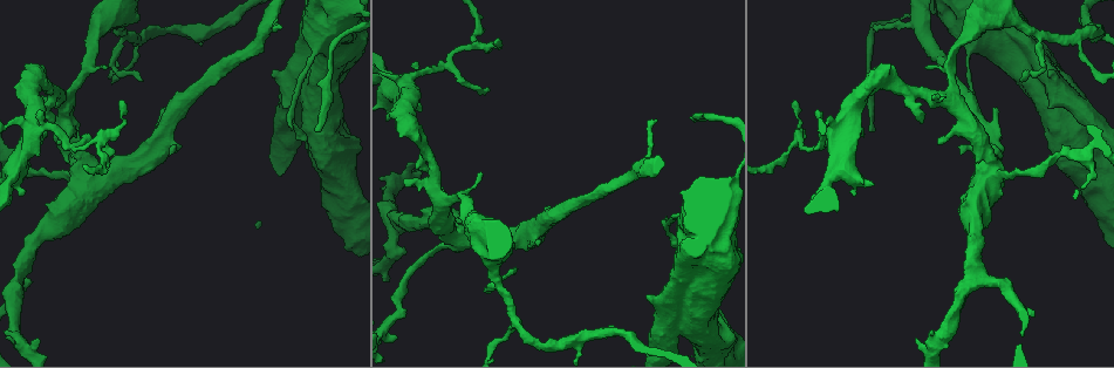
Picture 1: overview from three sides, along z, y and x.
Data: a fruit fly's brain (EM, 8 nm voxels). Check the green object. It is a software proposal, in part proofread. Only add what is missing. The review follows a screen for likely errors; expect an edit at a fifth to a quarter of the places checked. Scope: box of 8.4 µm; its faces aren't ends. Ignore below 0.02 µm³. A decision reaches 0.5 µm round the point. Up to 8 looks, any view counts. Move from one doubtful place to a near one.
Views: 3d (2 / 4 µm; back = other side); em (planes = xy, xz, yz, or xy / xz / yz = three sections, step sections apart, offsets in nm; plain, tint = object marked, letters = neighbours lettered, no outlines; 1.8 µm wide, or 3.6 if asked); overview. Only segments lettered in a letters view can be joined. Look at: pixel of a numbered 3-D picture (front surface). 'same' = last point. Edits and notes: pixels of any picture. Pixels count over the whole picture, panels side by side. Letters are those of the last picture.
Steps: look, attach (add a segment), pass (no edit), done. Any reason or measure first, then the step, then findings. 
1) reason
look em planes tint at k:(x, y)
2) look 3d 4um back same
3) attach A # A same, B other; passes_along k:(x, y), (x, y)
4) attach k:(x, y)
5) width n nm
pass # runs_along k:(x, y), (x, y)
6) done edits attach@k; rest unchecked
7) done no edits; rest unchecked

look 3d 4um back at 1:(925, 67)

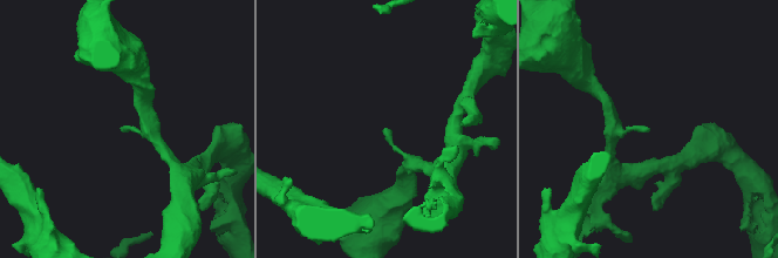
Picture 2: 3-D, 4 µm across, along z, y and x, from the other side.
look em planes plain at 2:(649, 129)

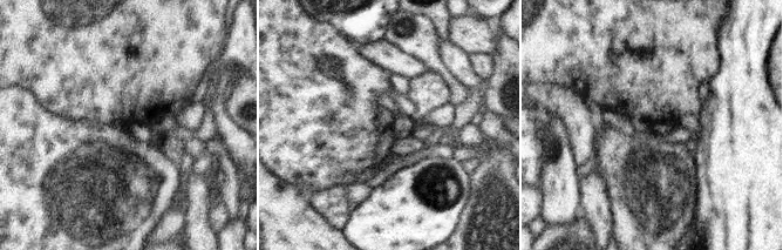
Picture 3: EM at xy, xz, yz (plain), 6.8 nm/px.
look em planes letters same

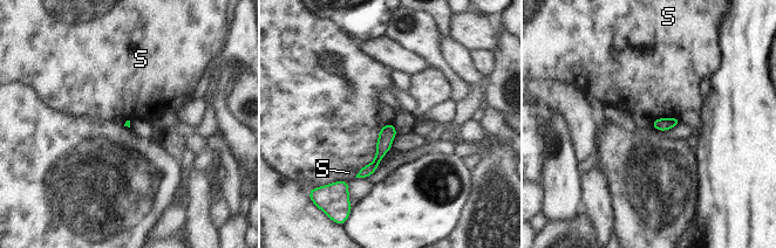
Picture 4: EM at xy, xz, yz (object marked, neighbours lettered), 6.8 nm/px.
pass # S other; runs_along 4:(389, 126), (378, 159), (361, 174); none of them fits

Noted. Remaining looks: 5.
branch stops here
look 3d 2um at 1:(406, 178)

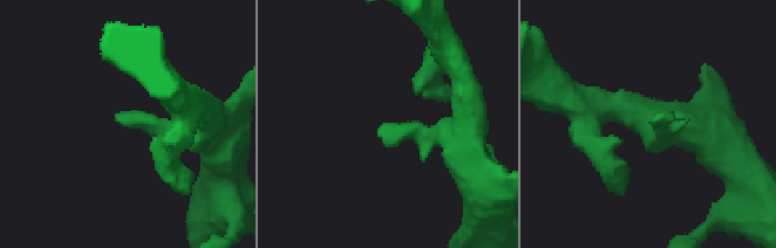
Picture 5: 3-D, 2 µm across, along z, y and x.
look em planes letters at 5:(378, 129)

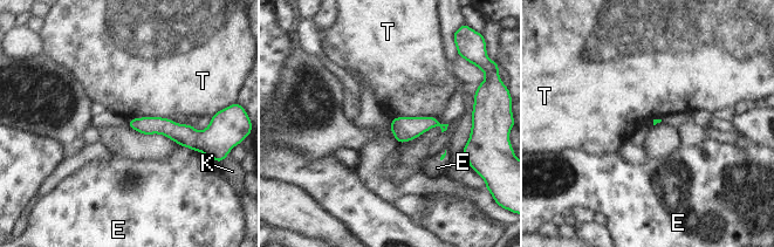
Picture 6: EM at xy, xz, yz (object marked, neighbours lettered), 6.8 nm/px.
pass # E other, K other, T other; runs_along 6:(131, 123), (164, 125), (197, 136); no lettered segment goes on from it

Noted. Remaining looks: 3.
thick turns thin
look 3d 4um at 1:(970, 55)

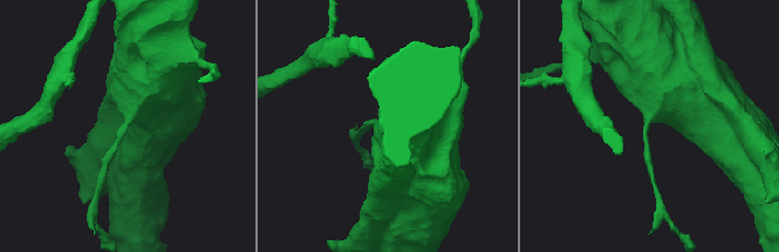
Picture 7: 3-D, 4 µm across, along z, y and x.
look em 3.6um yz step 16 tint at 7:(126, 127)

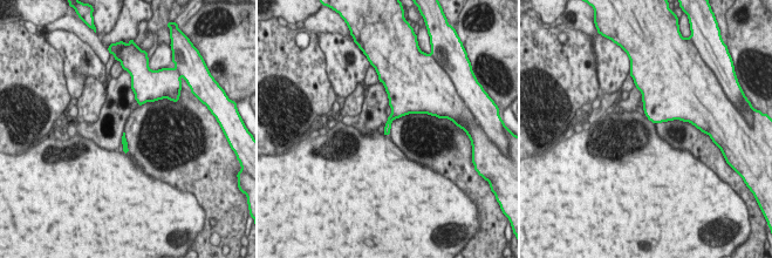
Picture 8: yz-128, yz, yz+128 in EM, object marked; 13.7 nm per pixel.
look em 3.6um planes letters same

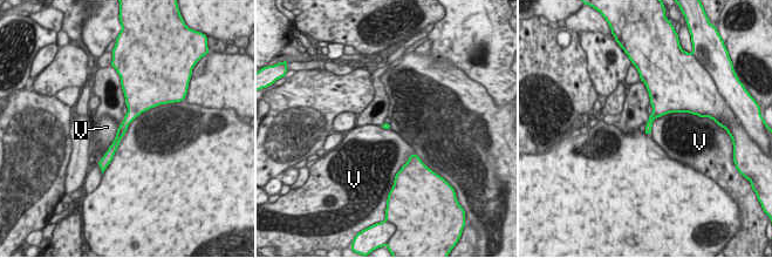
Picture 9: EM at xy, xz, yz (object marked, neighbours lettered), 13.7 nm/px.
longest_contact V 600 nm
pass # V other; none of them fits

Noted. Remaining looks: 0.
done no edits; rest unchecked

